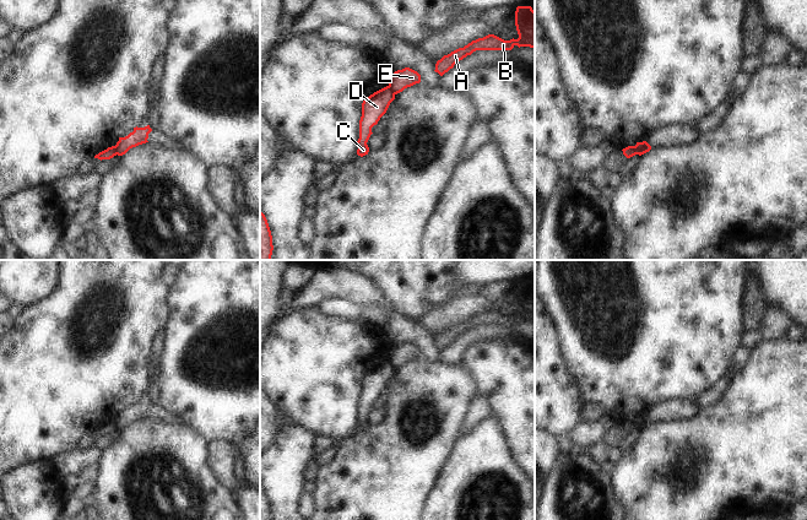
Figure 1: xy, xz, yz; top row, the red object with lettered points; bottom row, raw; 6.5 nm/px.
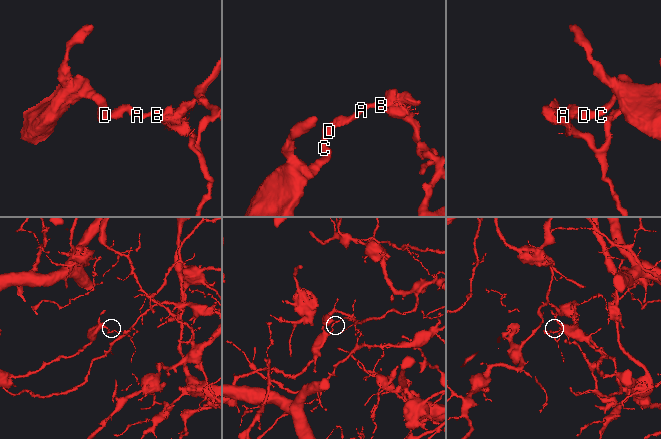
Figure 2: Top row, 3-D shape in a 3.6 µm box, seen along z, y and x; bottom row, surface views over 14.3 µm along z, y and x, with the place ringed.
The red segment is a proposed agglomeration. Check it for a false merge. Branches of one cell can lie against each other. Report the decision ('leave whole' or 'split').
split

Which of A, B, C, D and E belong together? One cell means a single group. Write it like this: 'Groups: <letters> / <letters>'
Groups: A B E / C D

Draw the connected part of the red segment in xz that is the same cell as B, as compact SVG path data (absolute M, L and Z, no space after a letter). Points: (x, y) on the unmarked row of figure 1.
M518 281L515 286L515 300L519 309L518 314L504 315L494 309L472 315L464 323L459 323L444 330L435 338L435 347L443 351L456 337L471 330L476 325L511 325L515 320L530 321L535 324L535 286L531 281Z

